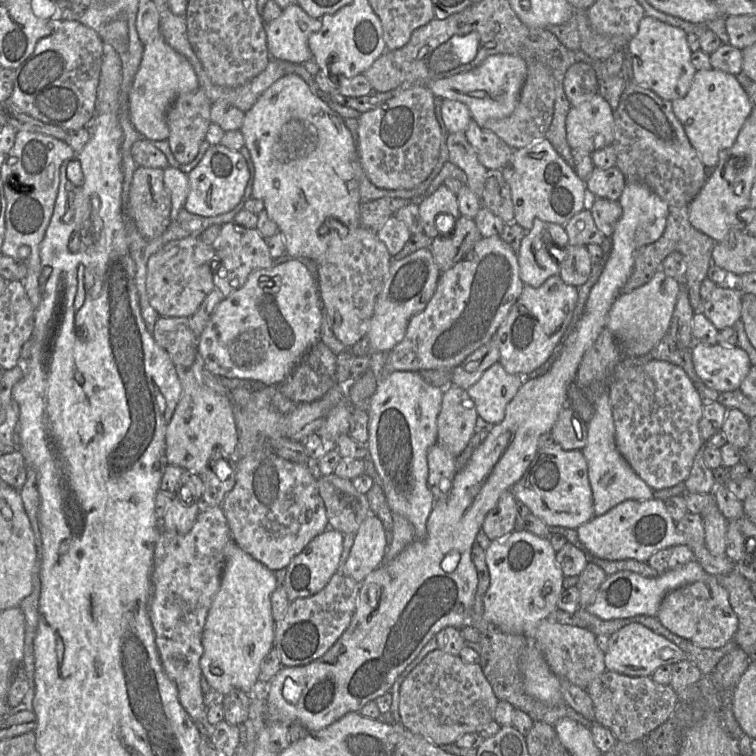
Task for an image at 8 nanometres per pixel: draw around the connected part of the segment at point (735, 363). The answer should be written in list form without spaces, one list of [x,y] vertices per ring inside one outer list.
[[[695,341],[691,352],[698,378],[719,393],[739,389],[752,366],[748,354],[736,345],[710,345]]]

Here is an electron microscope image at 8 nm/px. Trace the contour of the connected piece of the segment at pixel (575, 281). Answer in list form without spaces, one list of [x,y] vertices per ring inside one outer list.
[[[568,244],[565,248],[551,247],[551,255],[557,260],[559,275],[566,284],[579,287],[587,281],[592,261],[586,246]]]

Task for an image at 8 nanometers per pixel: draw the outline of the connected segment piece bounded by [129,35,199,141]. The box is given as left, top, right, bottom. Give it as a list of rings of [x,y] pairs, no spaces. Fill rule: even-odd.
[[[161,35],[155,38],[152,42],[144,45],[141,63],[129,91],[129,115],[134,128],[150,141],[167,140],[169,127],[166,114],[170,106],[180,94],[195,92],[198,88],[197,75],[188,60],[173,50]]]

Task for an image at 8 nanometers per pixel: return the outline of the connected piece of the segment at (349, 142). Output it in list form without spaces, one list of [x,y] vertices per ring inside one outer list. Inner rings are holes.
[[[287,73],[269,86],[258,97],[253,106],[245,112],[240,132],[244,139],[244,145],[248,149],[254,165],[254,179],[251,197],[263,201],[264,209],[266,210],[269,218],[277,224],[279,232],[283,235],[285,240],[285,253],[287,253],[291,258],[308,258],[315,262],[321,261],[322,256],[328,248],[330,234],[321,236],[318,233],[318,229],[324,223],[327,223],[327,228],[329,228],[328,222],[330,219],[338,220],[348,229],[354,229],[361,226],[360,205],[362,201],[359,194],[359,182],[357,175],[352,167],[352,160],[358,159],[357,145],[354,142],[350,131],[345,126],[344,119],[338,113],[330,109],[319,97],[315,96],[300,76],[293,73]]]

